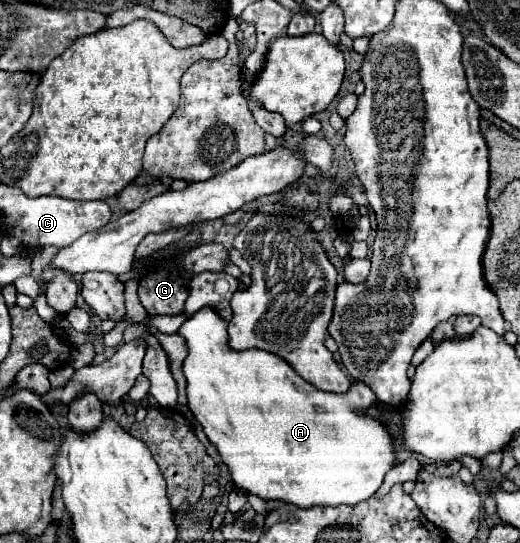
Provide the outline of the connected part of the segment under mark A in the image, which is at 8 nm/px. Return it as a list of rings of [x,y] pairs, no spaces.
[[[209,306],[185,320],[177,334],[185,338],[189,352],[183,362],[189,398],[187,406],[219,450],[231,472],[233,484],[239,490],[263,500],[283,500],[297,506],[353,506],[379,490],[385,474],[397,460],[395,440],[379,420],[365,414],[367,408],[377,404],[375,392],[365,382],[353,382],[343,394],[321,392],[275,354],[259,349],[233,350],[227,340],[227,320]]]

